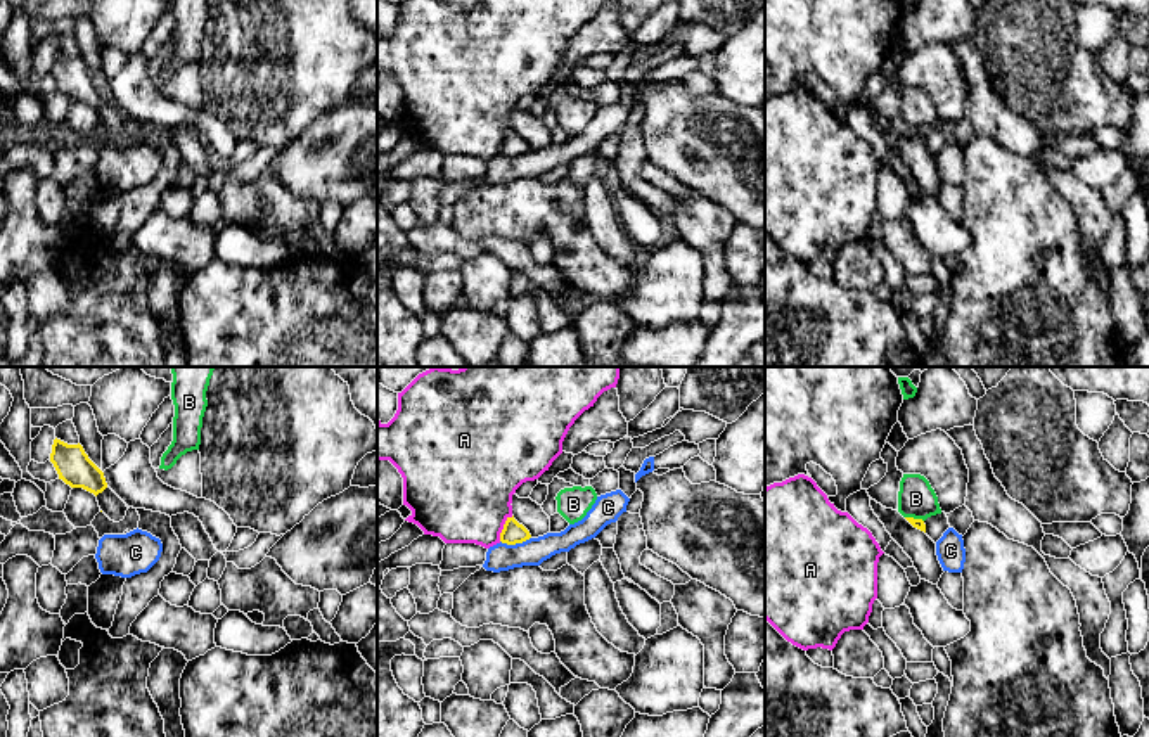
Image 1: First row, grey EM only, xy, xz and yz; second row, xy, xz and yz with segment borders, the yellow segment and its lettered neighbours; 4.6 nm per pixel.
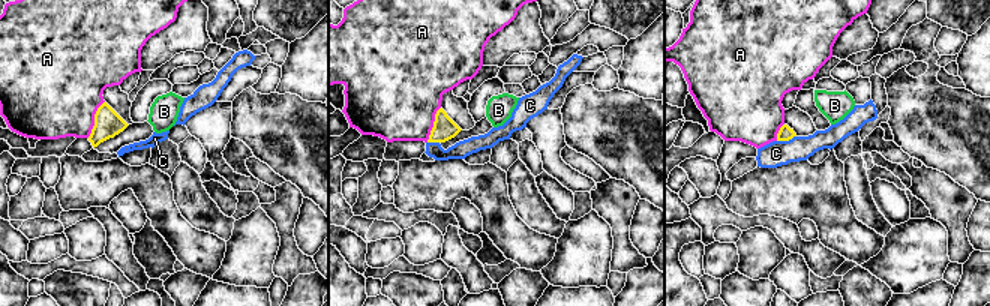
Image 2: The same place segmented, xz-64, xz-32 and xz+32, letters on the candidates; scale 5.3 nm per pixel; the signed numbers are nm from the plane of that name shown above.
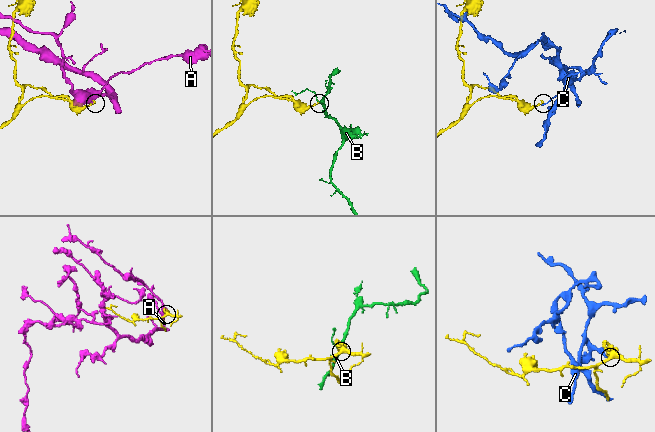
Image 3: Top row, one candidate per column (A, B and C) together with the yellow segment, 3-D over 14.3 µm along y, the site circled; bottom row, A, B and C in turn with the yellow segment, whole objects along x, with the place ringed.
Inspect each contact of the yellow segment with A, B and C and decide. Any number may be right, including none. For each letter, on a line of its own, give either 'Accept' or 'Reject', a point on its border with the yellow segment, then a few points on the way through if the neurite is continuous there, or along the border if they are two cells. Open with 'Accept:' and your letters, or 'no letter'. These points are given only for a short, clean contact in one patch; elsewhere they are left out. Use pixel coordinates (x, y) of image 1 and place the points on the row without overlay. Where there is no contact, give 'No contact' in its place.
Accept: no letter
A: Reject. Touches yellow at xz (504, 140)
B: Reject. Touches yellow at yz (912, 130). Boundary: yz (905, 128), (923, 134)
C: Reject. Touches yellow at xz (514, 156). Boundary: xz (530, 149), (514, 156), (500, 154)

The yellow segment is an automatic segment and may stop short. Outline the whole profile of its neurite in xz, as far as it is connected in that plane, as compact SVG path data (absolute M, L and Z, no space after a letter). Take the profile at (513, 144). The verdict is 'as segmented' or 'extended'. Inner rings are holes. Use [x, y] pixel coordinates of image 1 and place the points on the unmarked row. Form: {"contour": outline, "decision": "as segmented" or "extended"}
{"contour": "M514 128L507 130L507 133L504 137L504 142L500 145L500 154L502 156L516 157L516 156L523 156L523 154L526 154L530 151L531 151L530 144L523 137L519 137L514 131Z", "decision": "as segmented"}

